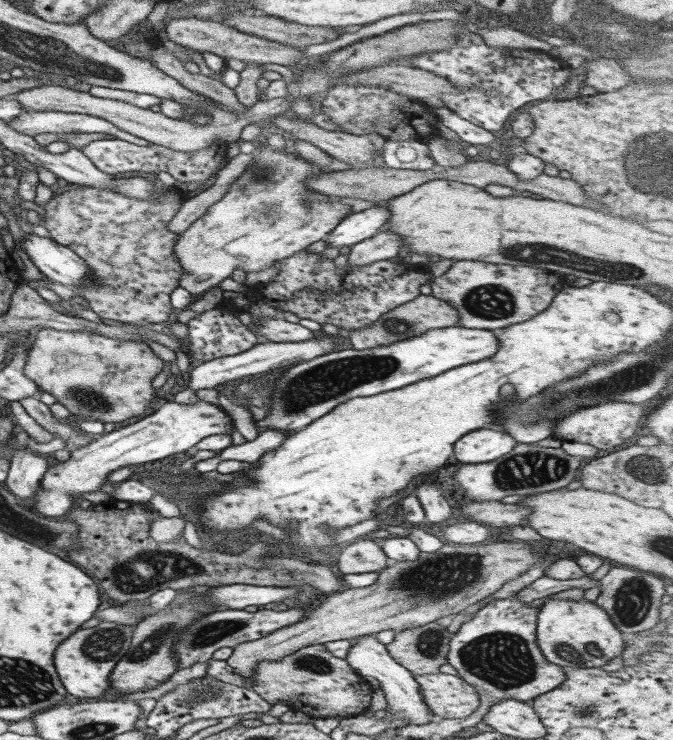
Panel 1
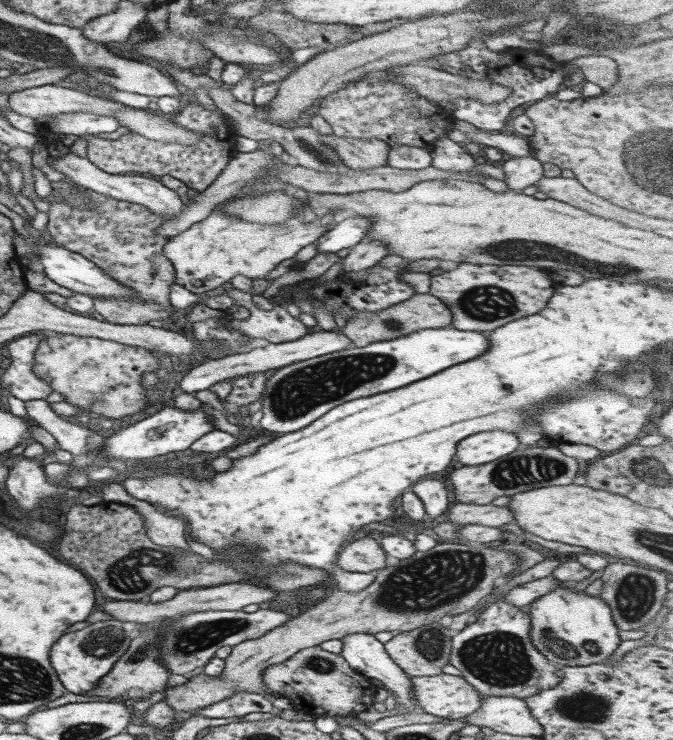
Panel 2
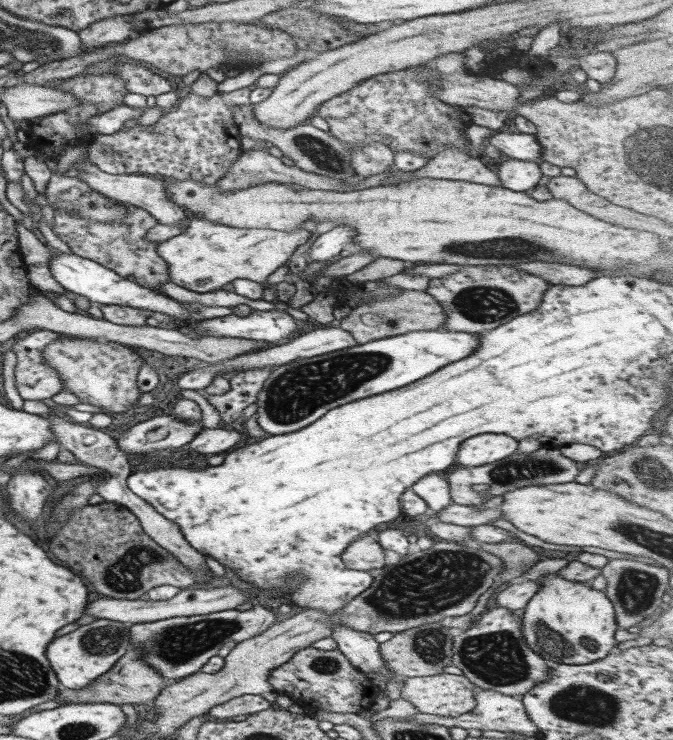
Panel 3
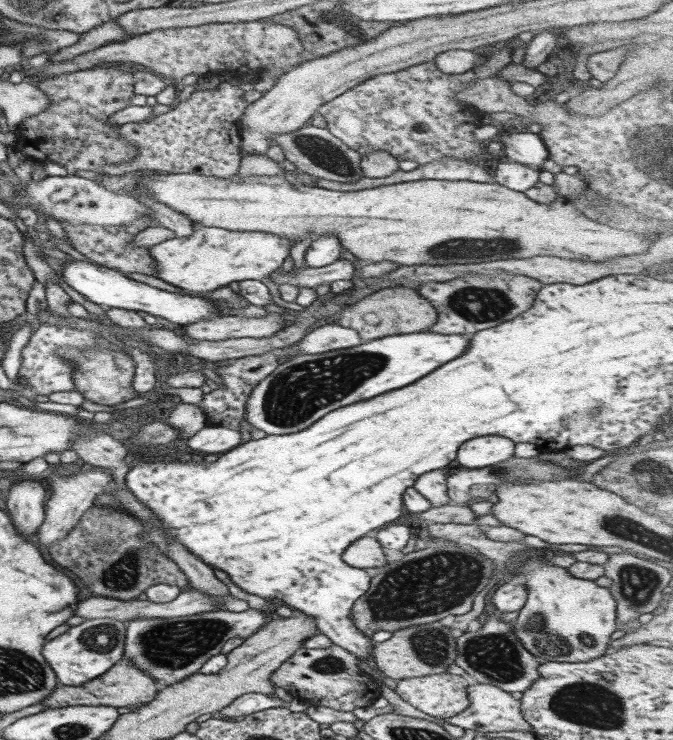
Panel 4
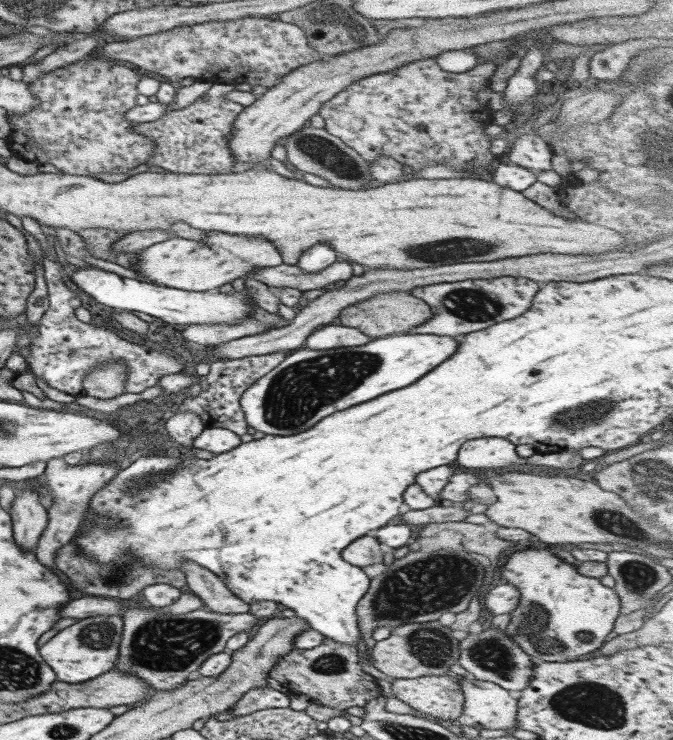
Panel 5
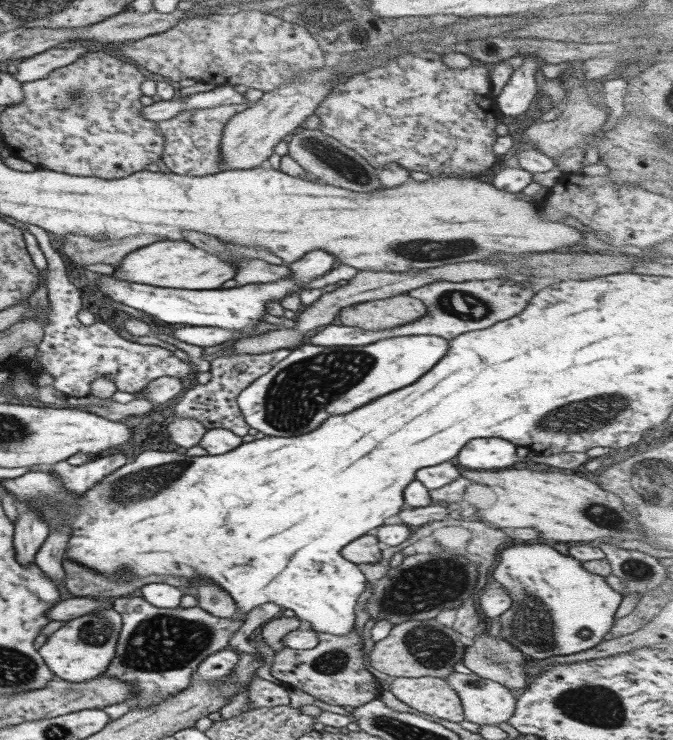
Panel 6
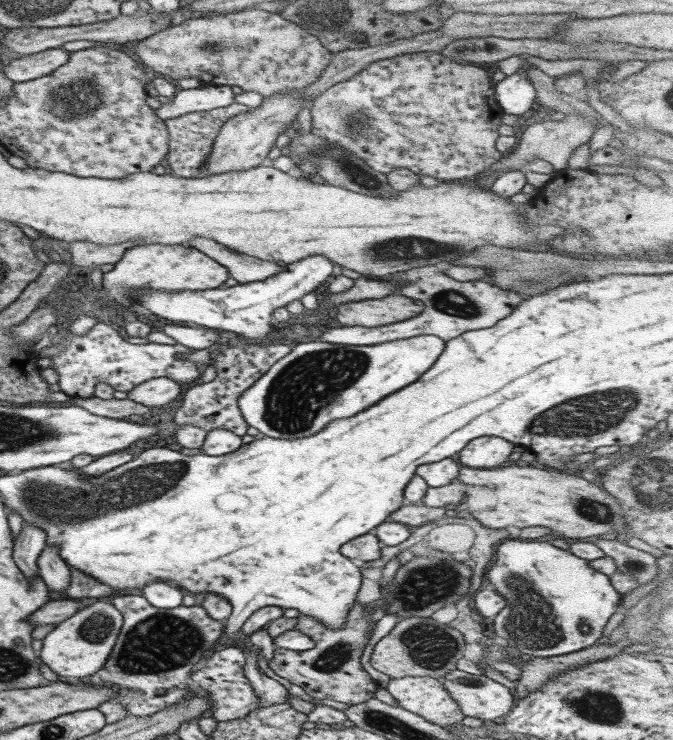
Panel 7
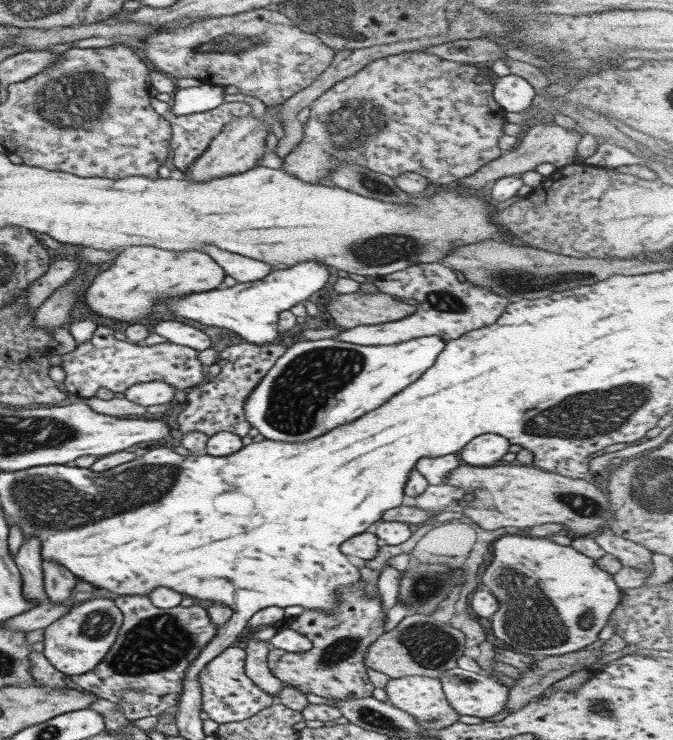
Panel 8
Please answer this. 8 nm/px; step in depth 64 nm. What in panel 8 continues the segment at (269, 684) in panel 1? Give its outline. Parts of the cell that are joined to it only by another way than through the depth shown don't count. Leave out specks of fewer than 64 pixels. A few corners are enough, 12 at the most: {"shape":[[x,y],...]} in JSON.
{"shape":[[359,578],[333,612],[303,610],[280,629],[306,653],[270,648],[266,666],[303,694],[372,697],[366,649],[383,634],[379,595]]}

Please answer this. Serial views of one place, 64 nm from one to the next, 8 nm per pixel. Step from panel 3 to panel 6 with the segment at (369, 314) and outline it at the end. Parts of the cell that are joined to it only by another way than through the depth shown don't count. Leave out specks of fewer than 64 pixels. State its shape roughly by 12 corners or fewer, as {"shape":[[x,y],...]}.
{"shape":[[405,293],[341,308],[339,324],[387,330],[425,314]]}

